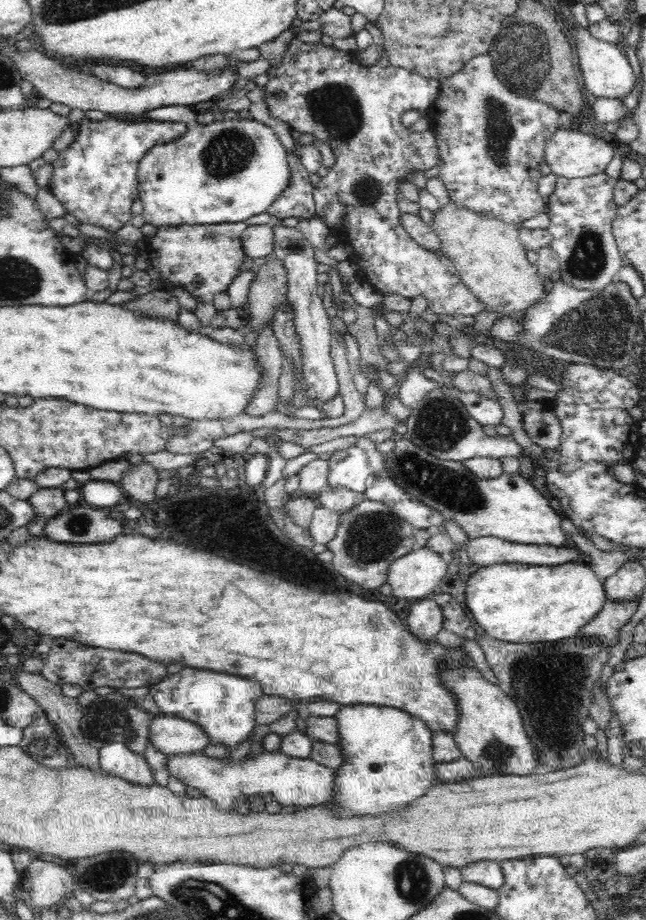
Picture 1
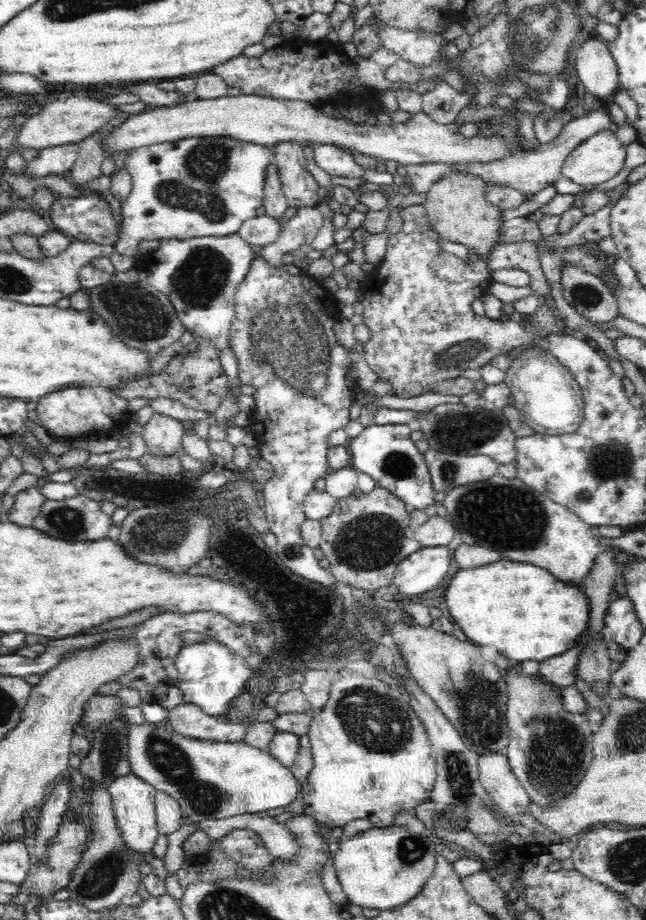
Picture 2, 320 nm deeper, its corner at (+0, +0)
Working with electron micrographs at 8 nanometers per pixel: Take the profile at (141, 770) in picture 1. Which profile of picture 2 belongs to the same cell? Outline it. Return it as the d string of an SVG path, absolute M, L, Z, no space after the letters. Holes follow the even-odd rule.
M130 774L114 780L110 784L109 792L112 797L112 805L117 812L116 827L120 831L120 839L125 842L129 852L135 852L135 856L138 854L151 856L156 838L161 834L155 812L155 793L157 791L149 783Z

